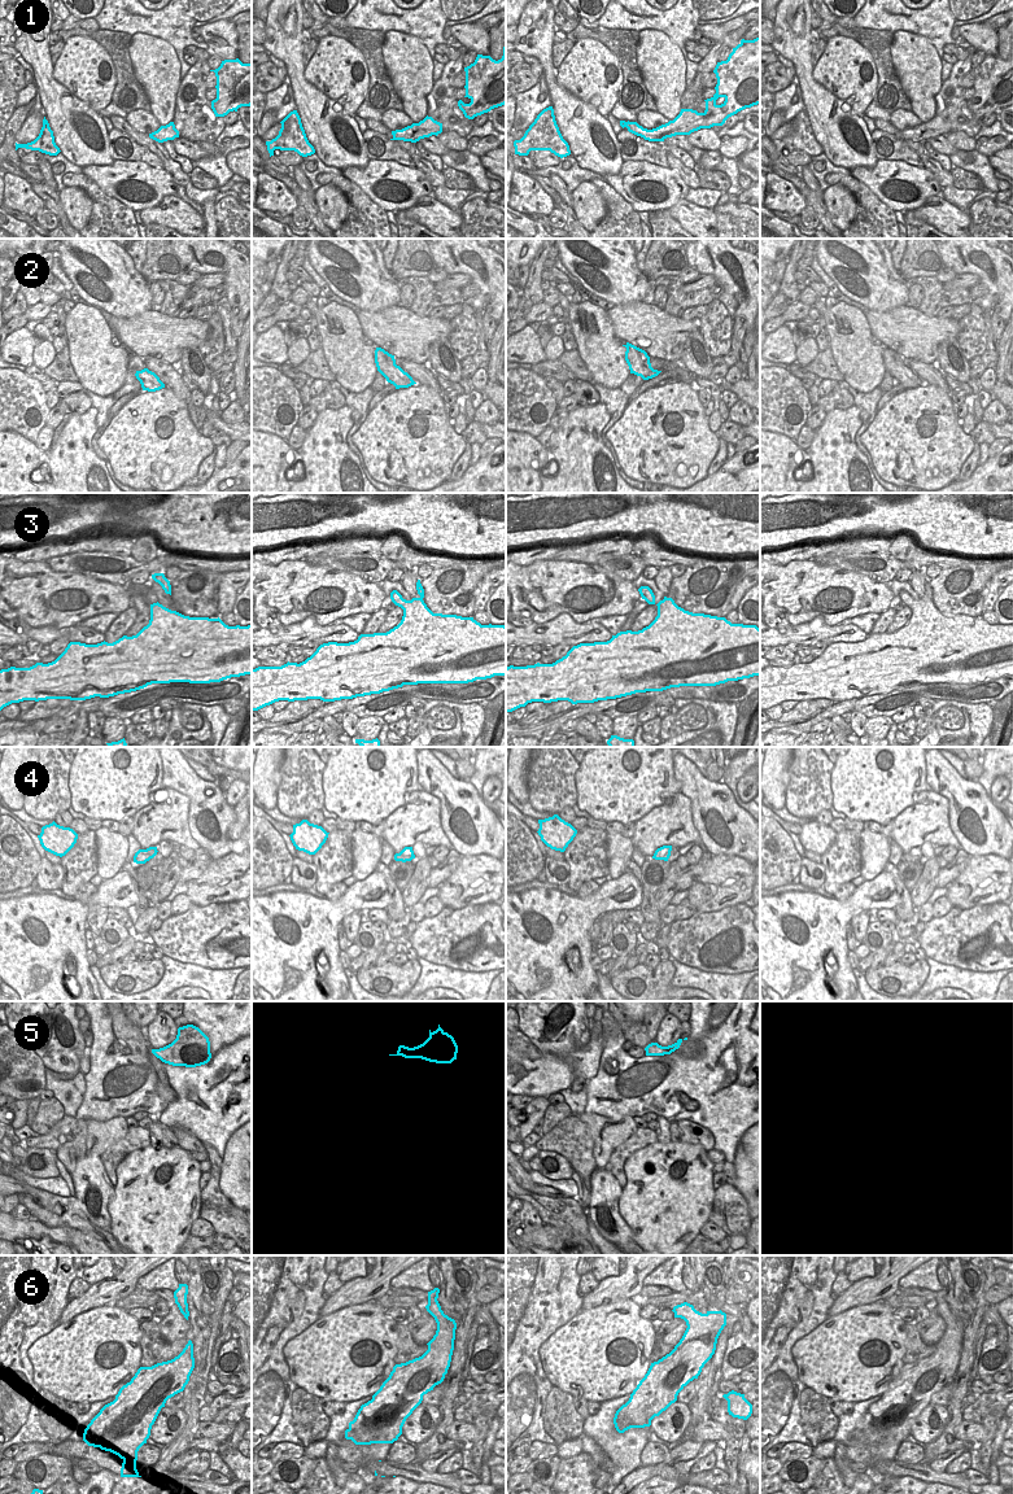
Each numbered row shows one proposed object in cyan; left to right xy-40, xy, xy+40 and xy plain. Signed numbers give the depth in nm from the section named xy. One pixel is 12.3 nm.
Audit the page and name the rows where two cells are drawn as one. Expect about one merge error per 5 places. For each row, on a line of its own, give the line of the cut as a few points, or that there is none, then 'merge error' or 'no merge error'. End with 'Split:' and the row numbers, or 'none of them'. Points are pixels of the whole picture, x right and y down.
1: no cut; no merge error
2: no cut; no merge error
3: no cut; no merge error
4: no cut; no merge error
5: no cut; no merge error
6: no cut; no merge error
Split: none of them

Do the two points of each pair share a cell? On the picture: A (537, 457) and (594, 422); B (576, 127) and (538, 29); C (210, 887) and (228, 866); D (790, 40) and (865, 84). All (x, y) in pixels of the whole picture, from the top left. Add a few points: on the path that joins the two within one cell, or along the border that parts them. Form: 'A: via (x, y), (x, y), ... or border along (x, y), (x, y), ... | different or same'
A: border along (548, 448), (553, 459), (541, 471), (540, 479) | different
B: via (563, 103), (553, 87), (544, 53) | same
C: via (215, 882), (226, 872) | same
D: border along (813, 66), (813, 78), (832, 92) | different

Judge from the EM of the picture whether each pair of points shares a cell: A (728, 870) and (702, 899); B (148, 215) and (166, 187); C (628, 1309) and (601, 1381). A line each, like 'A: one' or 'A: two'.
A: one
B: two
C: one

